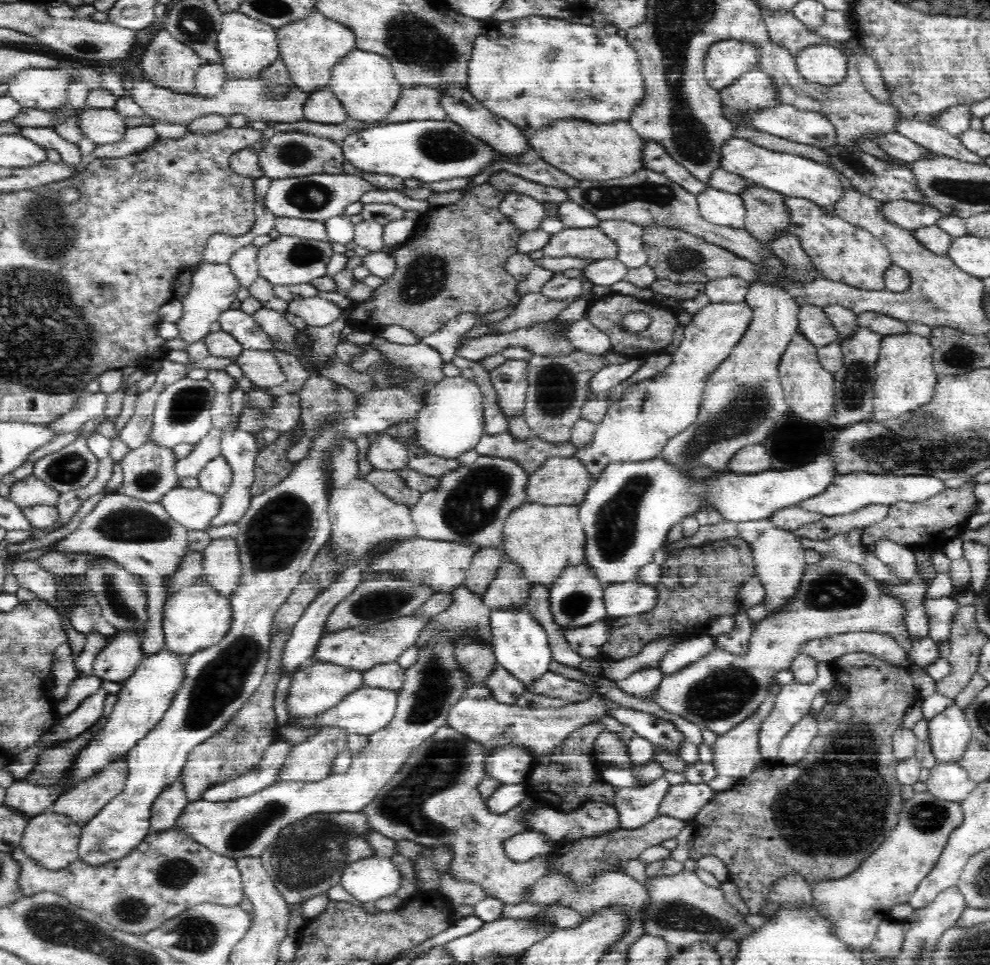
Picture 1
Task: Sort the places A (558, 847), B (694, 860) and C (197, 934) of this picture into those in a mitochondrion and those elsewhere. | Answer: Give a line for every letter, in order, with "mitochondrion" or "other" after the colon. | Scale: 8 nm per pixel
A: other
B: other
C: mitochondrion

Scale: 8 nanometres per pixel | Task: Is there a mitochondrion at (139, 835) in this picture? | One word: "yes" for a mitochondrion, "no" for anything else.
no

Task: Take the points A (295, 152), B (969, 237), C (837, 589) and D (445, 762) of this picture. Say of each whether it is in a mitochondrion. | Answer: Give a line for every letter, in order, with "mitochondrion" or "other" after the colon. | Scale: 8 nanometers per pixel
A: mitochondrion
B: other
C: mitochondrion
D: mitochondrion

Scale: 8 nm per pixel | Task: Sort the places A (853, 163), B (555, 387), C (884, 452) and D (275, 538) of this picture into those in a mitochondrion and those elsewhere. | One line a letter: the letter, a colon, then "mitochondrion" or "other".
A: mitochondrion
B: mitochondrion
C: mitochondrion
D: mitochondrion

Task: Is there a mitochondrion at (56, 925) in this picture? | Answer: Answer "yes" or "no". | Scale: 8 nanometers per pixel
yes

